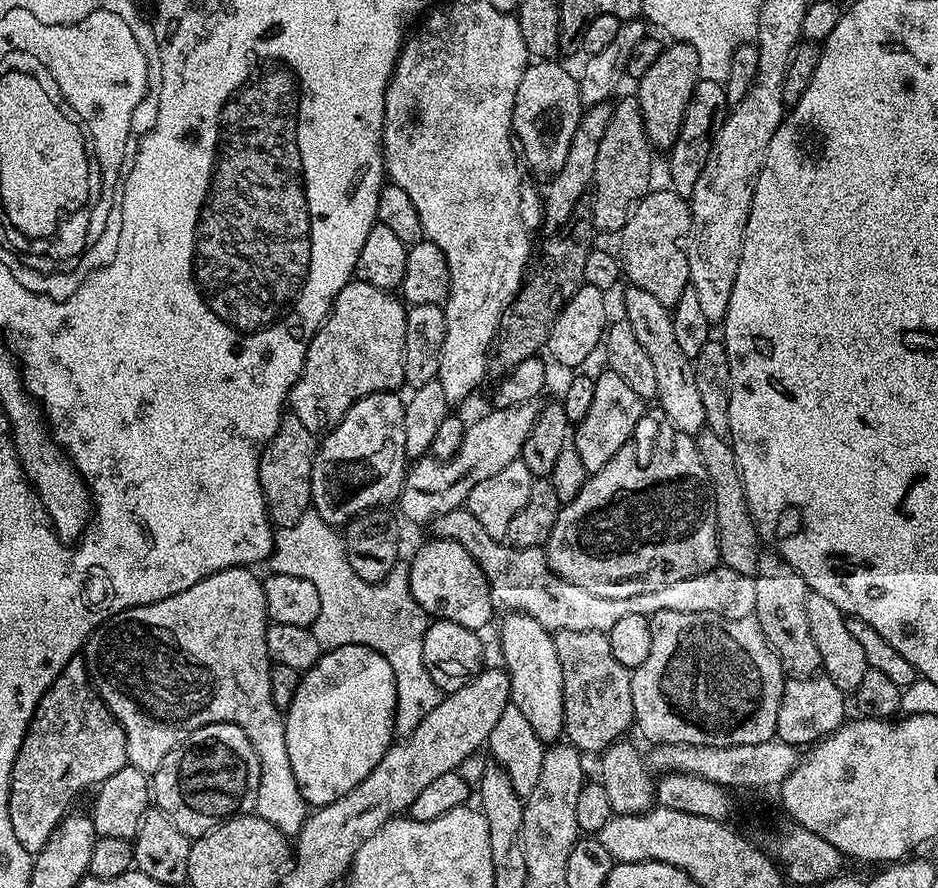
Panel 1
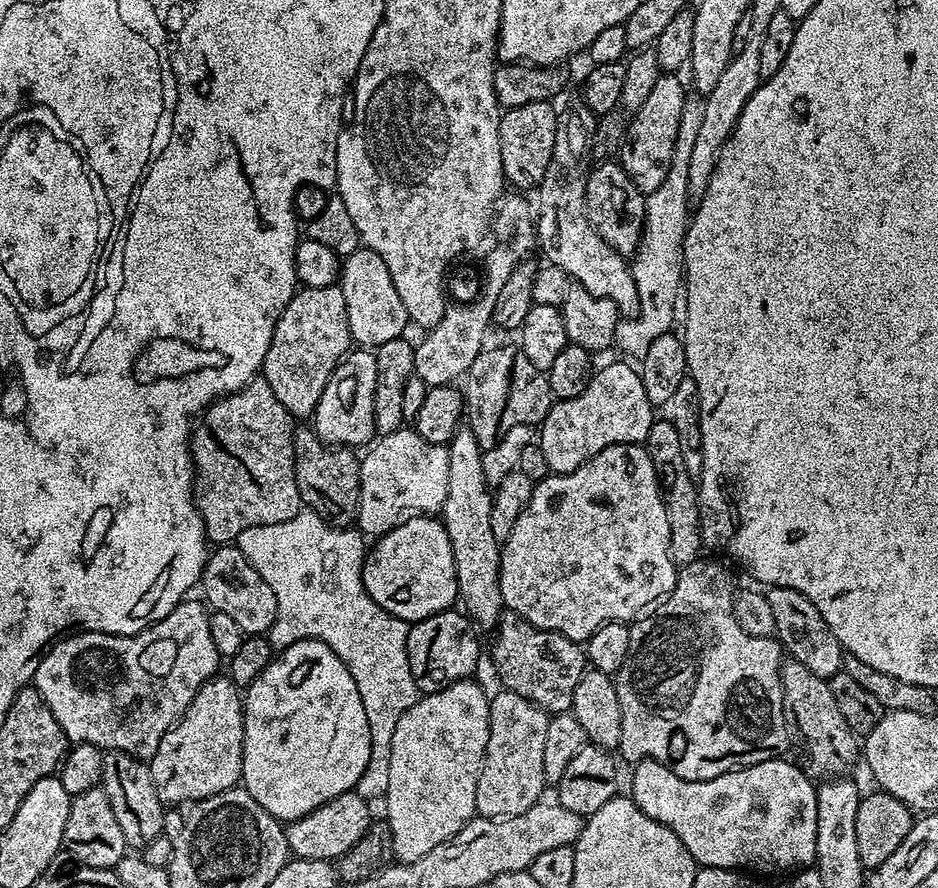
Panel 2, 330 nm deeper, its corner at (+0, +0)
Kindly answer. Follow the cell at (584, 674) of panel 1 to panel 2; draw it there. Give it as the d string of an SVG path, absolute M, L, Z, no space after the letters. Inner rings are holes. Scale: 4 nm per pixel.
M505 611L492 640L492 664L507 691L522 694L549 714L567 712L586 671L586 652L577 641L557 632L544 632L522 617Z

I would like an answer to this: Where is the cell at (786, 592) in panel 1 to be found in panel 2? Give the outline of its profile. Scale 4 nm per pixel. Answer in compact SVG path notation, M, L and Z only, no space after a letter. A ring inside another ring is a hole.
M793 658L785 659L781 663L780 677L784 687L784 703L794 721L795 731L796 728L800 731L800 736L808 747L808 756L812 759L813 766L824 775L824 778L847 773L844 771L861 755L862 744L847 724L834 694L831 693L829 681L814 674L814 670L806 670L802 662Z

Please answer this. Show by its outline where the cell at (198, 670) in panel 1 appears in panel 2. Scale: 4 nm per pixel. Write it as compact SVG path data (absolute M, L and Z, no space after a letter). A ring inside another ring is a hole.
M185 599L174 610L170 610L170 614L166 614L166 618L162 618L157 624L152 624L146 630L142 630L133 636L115 636L114 634L106 634L105 632L86 632L80 630L75 634L68 634L63 638L57 639L45 651L44 655L40 658L40 665L36 668L34 687L40 693L40 697L44 699L44 704L54 714L58 726L62 726L62 730L68 735L69 741L97 744L99 748L105 750L125 752L136 757L138 760L151 761L152 756L156 753L158 746L162 742L162 738L171 728L176 727L184 719L184 713L196 701L196 696L199 694L200 689L209 680L213 679L222 668L221 654L214 644L212 618L209 609L199 599L197 599L198 601L192 599Z

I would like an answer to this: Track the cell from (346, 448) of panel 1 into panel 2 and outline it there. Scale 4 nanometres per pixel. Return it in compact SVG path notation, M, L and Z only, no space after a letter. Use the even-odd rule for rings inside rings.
M349 351L334 370L330 382L326 382L326 386L322 390L322 398L318 398L318 406L314 413L314 421L316 420L314 431L318 434L318 438L325 444L343 446L353 450L359 449L359 444L367 445L376 432L374 392L377 382L378 366L375 351Z

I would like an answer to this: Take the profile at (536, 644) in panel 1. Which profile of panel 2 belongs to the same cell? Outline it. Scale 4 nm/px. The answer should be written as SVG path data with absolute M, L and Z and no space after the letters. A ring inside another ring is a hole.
M466 426L457 430L456 437L447 445L447 450L450 454L450 486L446 486L442 523L454 550L458 600L461 605L464 603L463 611L477 629L492 630L499 625L505 606L500 589L502 544L494 538L494 530L490 530L493 493L482 470L484 454L474 434Z

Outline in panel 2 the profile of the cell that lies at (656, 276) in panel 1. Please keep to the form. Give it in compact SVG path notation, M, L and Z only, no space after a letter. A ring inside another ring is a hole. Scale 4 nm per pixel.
M600 162L589 171L586 182L588 217L598 234L613 250L625 258L635 257L644 238L645 193L639 192L630 178L616 162Z

